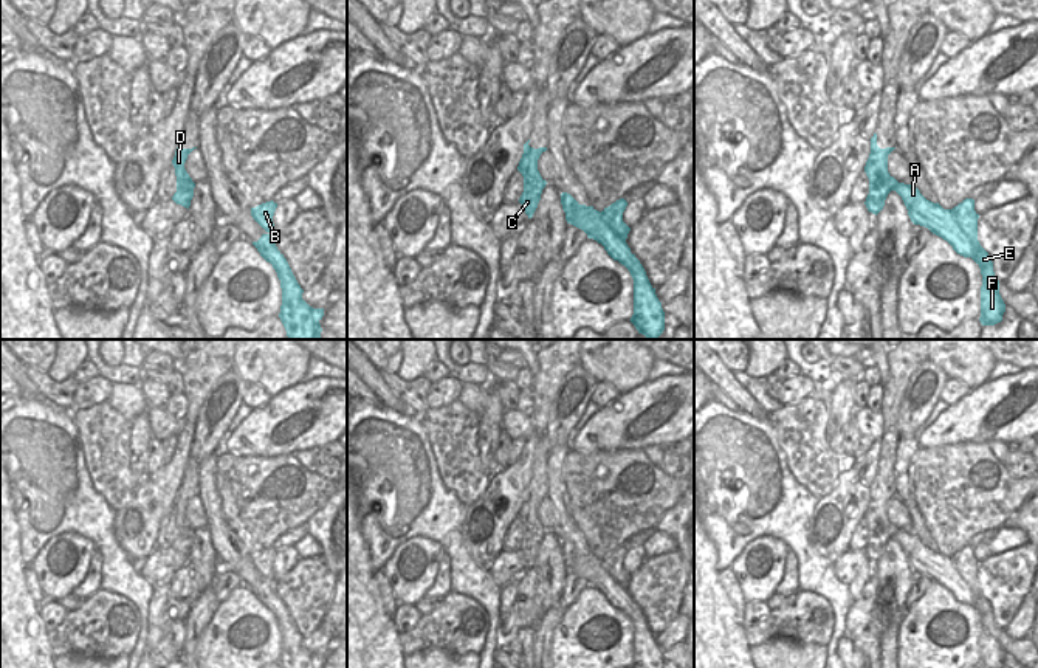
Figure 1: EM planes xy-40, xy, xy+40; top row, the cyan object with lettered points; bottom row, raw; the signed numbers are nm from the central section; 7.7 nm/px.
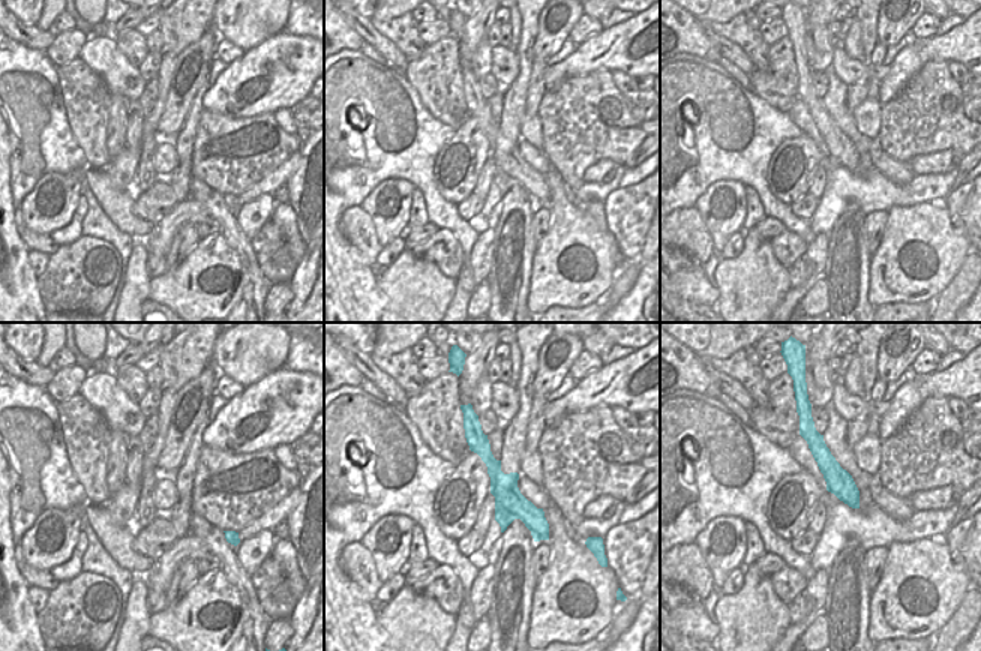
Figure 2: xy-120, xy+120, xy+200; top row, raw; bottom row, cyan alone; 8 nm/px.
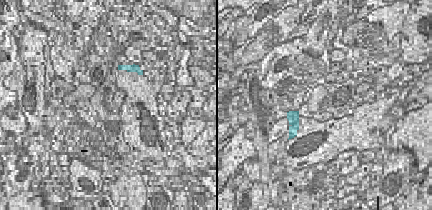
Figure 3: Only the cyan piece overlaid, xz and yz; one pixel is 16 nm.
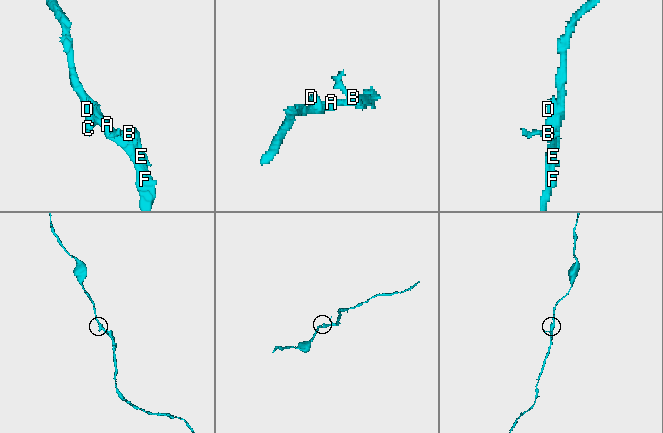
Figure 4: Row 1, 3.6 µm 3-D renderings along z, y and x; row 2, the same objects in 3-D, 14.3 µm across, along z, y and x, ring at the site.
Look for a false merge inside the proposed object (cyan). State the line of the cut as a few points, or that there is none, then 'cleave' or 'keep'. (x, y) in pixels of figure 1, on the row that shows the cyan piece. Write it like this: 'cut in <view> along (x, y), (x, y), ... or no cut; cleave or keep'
no cut; keep

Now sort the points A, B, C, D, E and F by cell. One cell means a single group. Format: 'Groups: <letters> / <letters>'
Groups: A B C D E F.

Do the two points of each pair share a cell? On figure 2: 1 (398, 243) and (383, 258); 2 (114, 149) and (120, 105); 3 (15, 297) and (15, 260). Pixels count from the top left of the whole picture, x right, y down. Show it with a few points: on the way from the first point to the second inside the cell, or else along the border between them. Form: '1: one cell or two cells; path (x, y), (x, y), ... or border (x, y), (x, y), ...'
1: one cell; path (395, 246), (386, 255)
2: one cell; path (116, 138), (119, 116)
3: one cell; path (15, 288), (15, 269)

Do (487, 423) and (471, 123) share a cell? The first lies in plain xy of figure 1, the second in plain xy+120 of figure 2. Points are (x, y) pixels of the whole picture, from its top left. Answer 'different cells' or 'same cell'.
different cells

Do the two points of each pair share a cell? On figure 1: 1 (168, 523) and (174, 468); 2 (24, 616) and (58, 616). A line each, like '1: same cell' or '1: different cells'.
1: different cells
2: different cells

